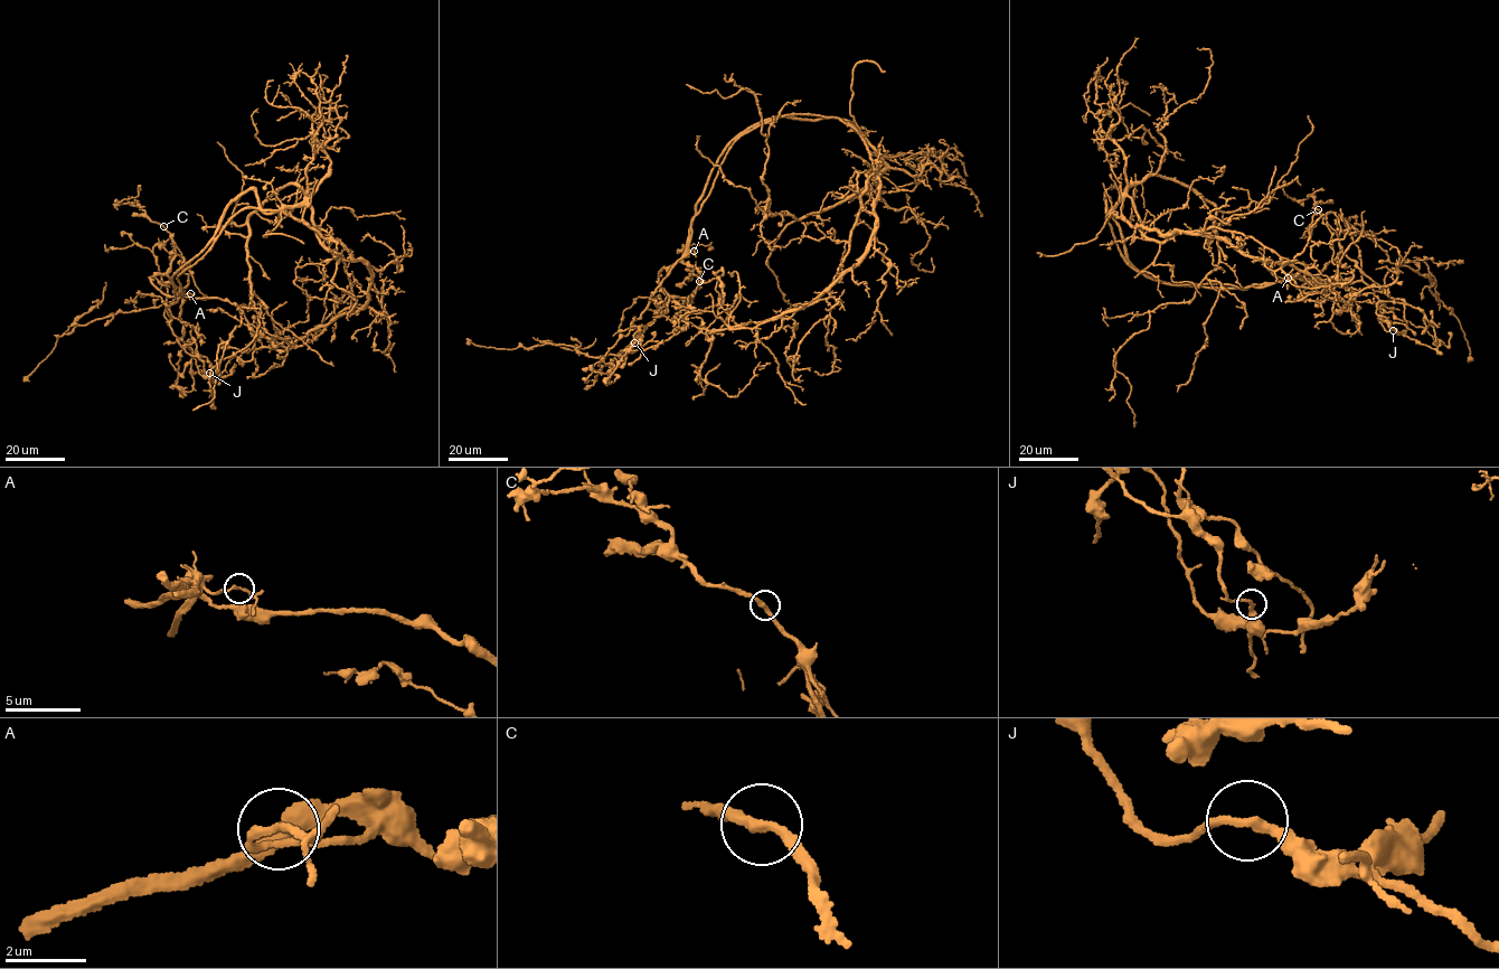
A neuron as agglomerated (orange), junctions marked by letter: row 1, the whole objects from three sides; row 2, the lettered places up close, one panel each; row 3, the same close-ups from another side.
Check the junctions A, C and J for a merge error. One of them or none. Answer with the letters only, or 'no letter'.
J

